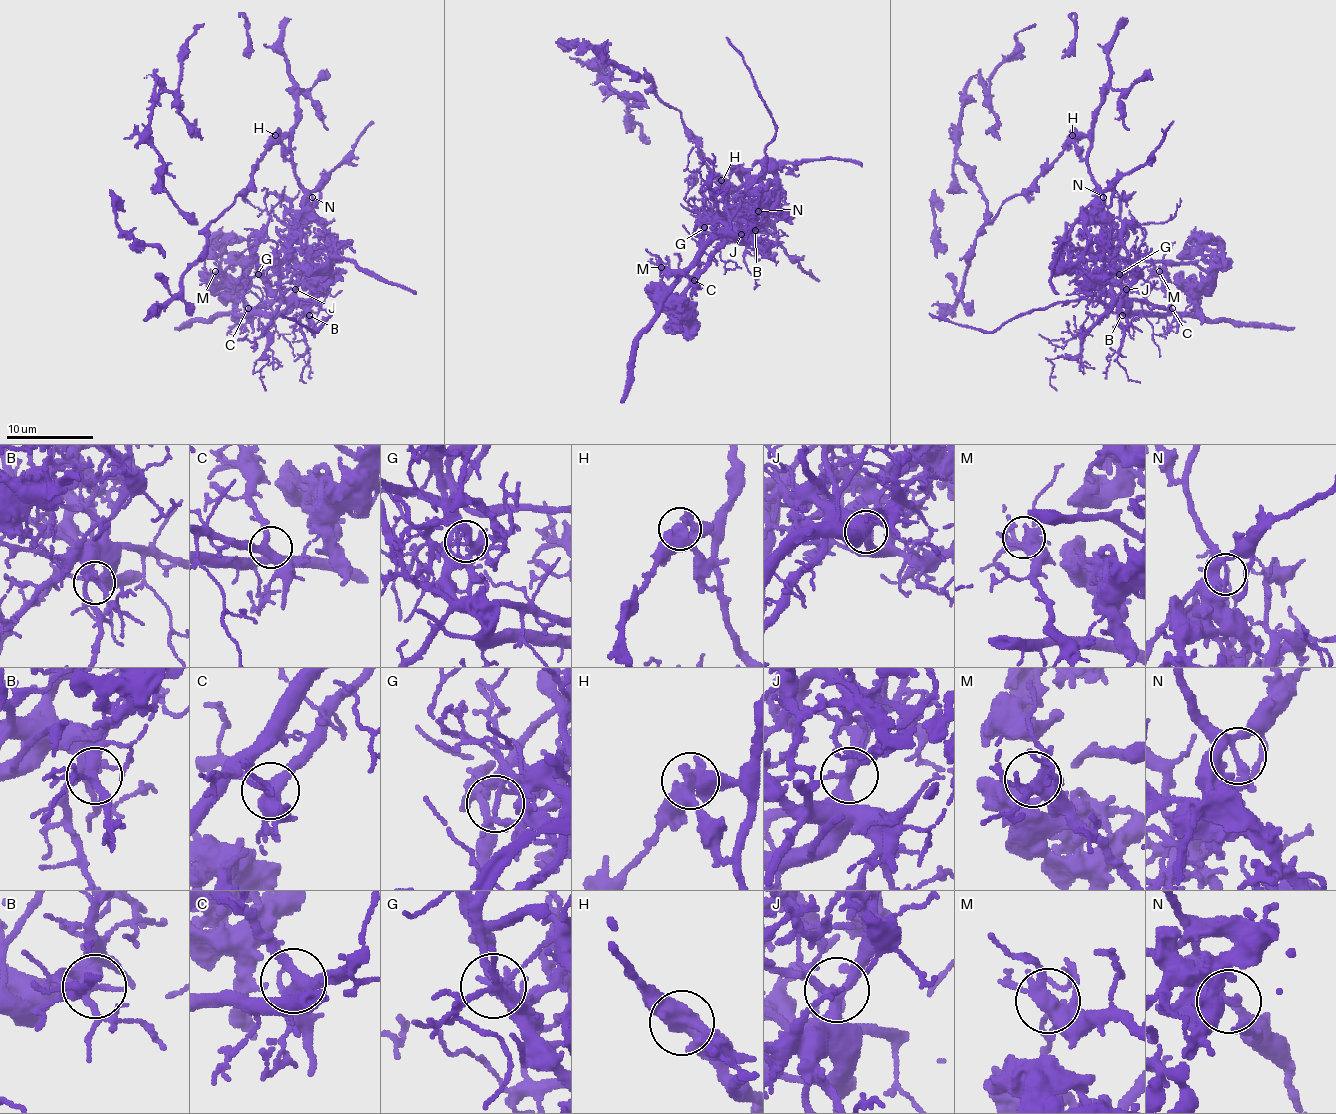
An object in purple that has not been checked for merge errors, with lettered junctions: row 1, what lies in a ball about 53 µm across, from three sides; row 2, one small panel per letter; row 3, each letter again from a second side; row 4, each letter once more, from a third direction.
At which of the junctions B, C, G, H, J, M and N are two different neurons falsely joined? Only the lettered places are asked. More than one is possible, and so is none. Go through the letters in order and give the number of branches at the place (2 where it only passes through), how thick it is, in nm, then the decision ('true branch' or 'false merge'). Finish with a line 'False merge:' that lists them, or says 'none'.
B: 3 | 360 nm | true branch
C: 3 | 380 nm | true branch
G: 5 | 190 nm | false merge
H: 2 | 550 nm | false merge
J: 3 | 320 nm | true branch
M: 7 | 400 nm | true branch
N: 3 | 220 nm | false merge
False merge: G, H, N

